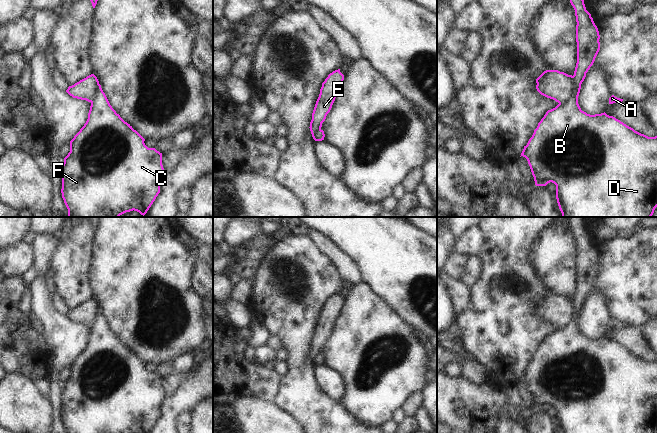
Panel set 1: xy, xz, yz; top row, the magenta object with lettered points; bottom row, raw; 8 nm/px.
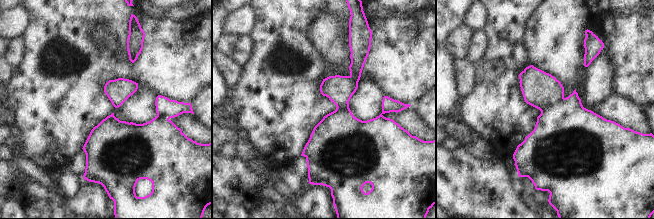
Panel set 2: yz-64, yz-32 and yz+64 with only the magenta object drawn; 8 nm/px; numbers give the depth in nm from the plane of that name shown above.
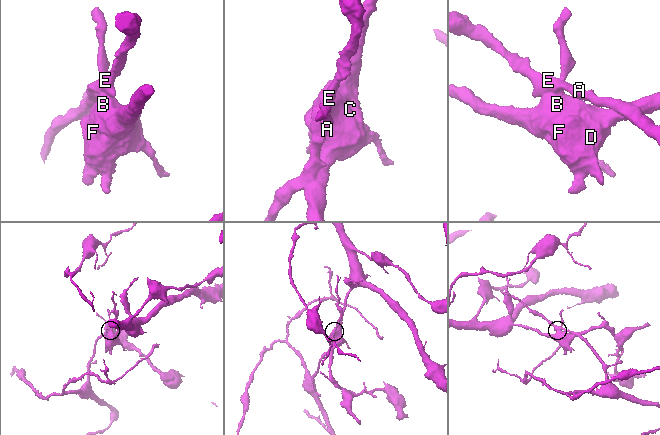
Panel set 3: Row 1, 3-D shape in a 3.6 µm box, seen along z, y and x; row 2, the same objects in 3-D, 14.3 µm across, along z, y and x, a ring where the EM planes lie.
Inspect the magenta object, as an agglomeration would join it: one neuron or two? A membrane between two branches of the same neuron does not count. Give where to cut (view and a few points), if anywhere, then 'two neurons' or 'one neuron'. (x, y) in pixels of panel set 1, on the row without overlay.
cut in yz along (573, 300), (574, 313), (571, 320), (559, 327); two neurons

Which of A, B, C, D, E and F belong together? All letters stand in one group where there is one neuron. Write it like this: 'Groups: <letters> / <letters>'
Groups: A E / B C D F.

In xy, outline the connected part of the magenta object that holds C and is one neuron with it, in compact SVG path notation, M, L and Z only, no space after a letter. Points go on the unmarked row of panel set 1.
M98 308L88 343L70 365L70 376L62 389L61 417L67 433L149 433L166 396L162 377L148 372L144 365L116 337Z

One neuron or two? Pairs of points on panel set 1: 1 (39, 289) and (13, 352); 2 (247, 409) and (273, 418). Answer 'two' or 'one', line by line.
1: two
2: one

